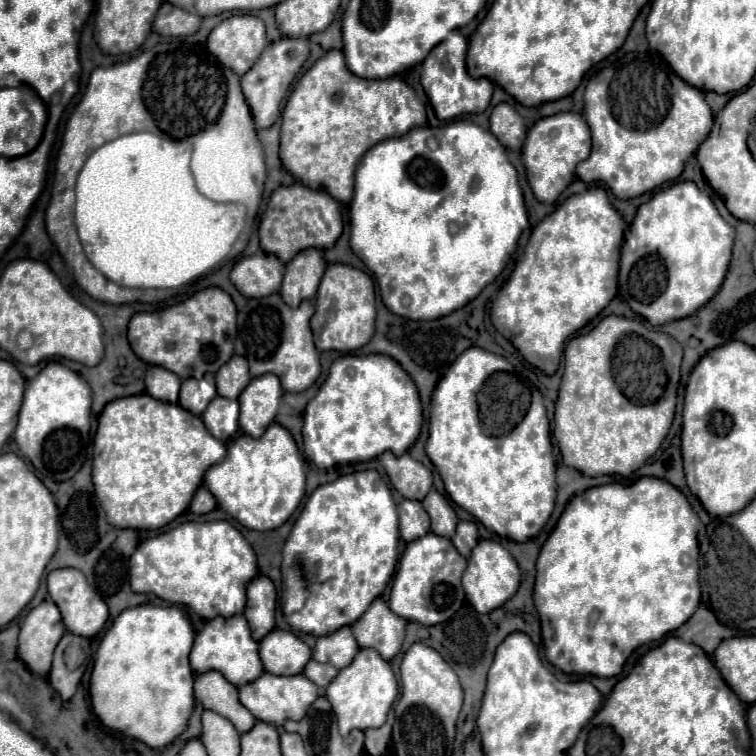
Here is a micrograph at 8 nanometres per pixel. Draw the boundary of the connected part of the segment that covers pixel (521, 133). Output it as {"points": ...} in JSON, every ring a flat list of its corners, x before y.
{"points":[[499,103,491,111,491,133,503,143,507,149,521,149,525,141,525,123,521,115,509,105]]}

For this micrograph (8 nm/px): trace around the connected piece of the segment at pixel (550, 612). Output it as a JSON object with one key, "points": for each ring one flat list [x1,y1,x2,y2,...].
{"points":[[641,477,629,485,607,483,575,495,541,547,533,599,545,645,545,659,563,673,615,677,639,645,659,641,681,627,701,602,699,558,706,527,671,483]]}

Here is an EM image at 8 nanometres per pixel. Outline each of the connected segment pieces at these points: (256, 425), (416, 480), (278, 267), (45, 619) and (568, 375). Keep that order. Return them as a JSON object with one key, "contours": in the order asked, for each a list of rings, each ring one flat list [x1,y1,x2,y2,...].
{"contours":[[[261,375,239,395,239,427,251,437,263,435,263,431,275,421,283,389,275,375]],[[387,451,379,457,379,461,385,467,391,485,405,499,421,501,429,493,429,489,433,485,431,471,423,463,415,461,409,453,395,457,391,451]],[[271,253,243,257,231,271,231,283,245,297,267,297,279,291,285,265]],[[51,599,27,613,19,633,19,657,35,675,45,677,49,673,53,651,63,633,61,613]],[[617,315,601,319,599,325,587,335,571,339,565,349,565,373,561,379,559,397,555,401,555,439,565,465,575,467,589,477,613,473,631,475,635,469,639,469,659,449,673,423,681,357,683,349,673,337,659,331,649,331,643,323]]]}

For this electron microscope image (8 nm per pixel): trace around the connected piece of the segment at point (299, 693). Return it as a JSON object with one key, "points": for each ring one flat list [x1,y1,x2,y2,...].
{"points":[[267,671,255,681,239,687,239,699,253,713,253,717,275,727,281,727,285,719,301,719,303,711,307,711,319,693,319,687,315,687,315,683,311,683,305,675,271,675]]}

